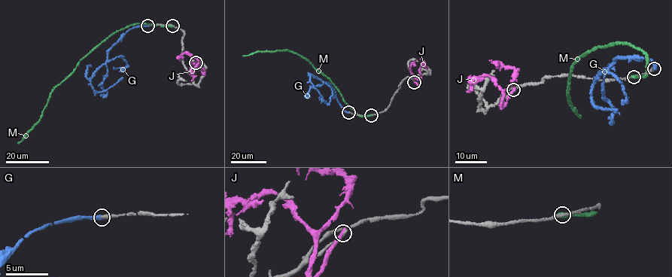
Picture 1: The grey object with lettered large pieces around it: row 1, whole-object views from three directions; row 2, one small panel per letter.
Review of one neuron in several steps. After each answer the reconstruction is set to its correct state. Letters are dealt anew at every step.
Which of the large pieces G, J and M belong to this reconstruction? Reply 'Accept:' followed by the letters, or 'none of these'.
Accept: none of these

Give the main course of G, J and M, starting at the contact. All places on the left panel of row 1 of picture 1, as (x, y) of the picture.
G: (147, 25), (135, 27), (120, 37), (108, 51), (106, 62), (94, 73), (90, 84), (97, 92), (121, 80)
J: (196, 62), (205, 74), (197, 59), (191, 55), (183, 53), (177, 57), (180, 57)
M: (172, 25), (135, 24), (114, 33), (79, 62), (71, 75), (54, 88), (38, 123), (18, 144)

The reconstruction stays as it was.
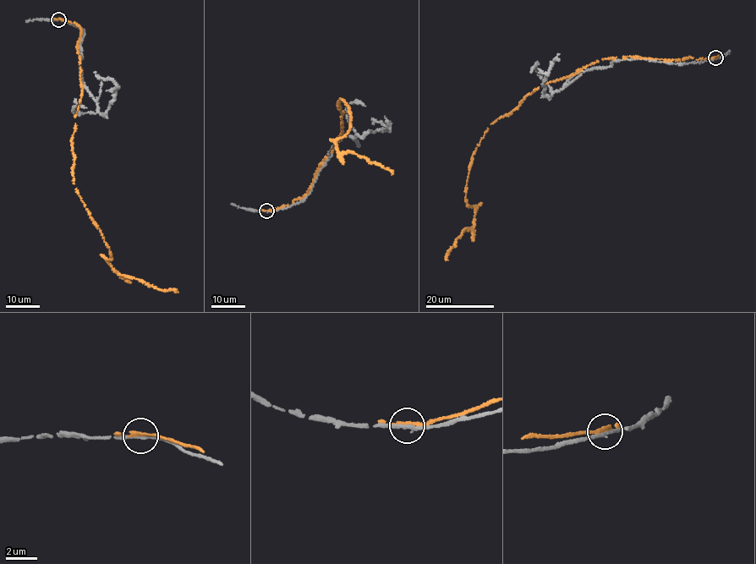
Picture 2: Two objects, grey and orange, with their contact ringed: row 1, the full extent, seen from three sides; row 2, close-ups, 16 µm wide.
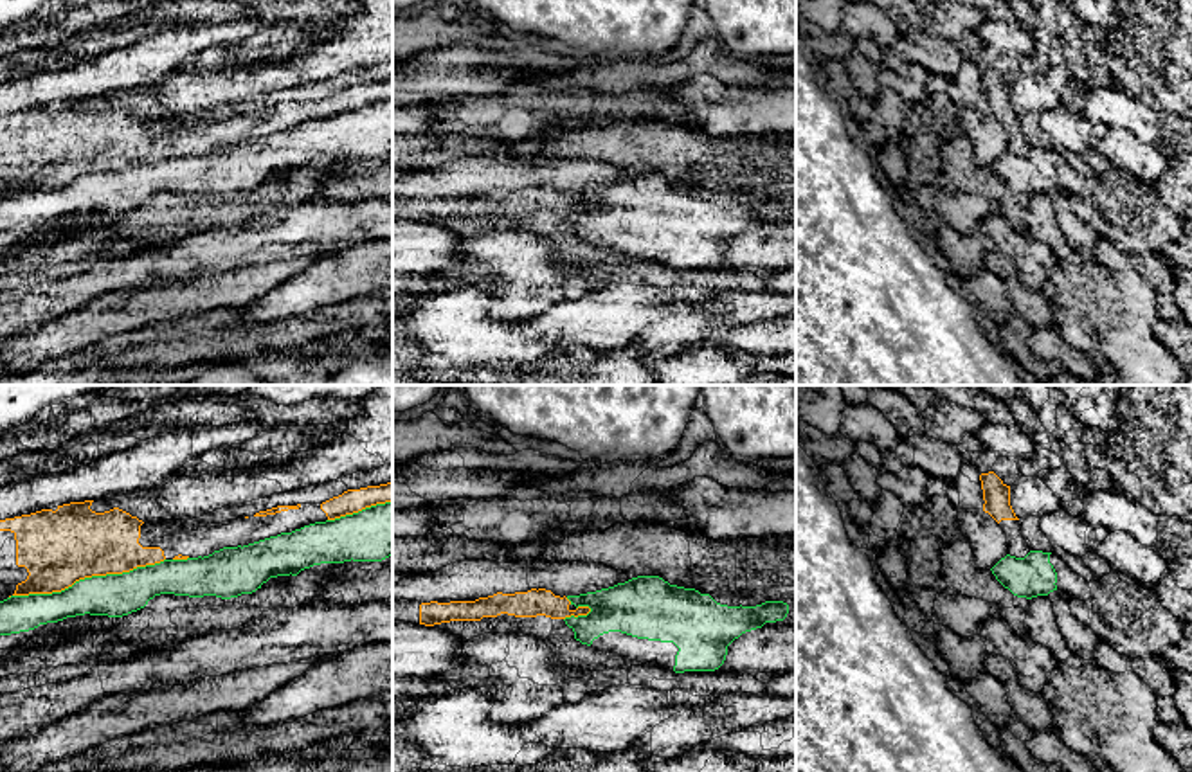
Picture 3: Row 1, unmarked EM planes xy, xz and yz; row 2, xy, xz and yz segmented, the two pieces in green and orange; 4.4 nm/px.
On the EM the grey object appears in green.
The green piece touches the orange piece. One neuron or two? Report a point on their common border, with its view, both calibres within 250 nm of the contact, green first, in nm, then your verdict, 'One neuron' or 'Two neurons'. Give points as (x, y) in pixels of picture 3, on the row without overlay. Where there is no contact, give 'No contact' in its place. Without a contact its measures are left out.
Touches green at xy (87, 175). Thickness 190 nm (green) against 340 nm. Two neurons

